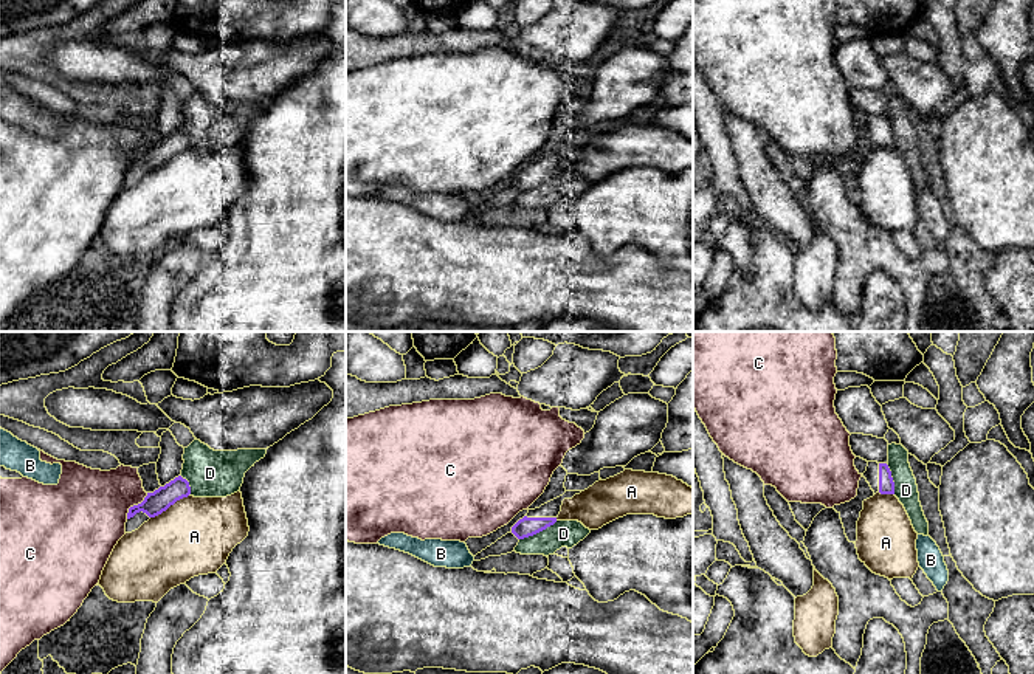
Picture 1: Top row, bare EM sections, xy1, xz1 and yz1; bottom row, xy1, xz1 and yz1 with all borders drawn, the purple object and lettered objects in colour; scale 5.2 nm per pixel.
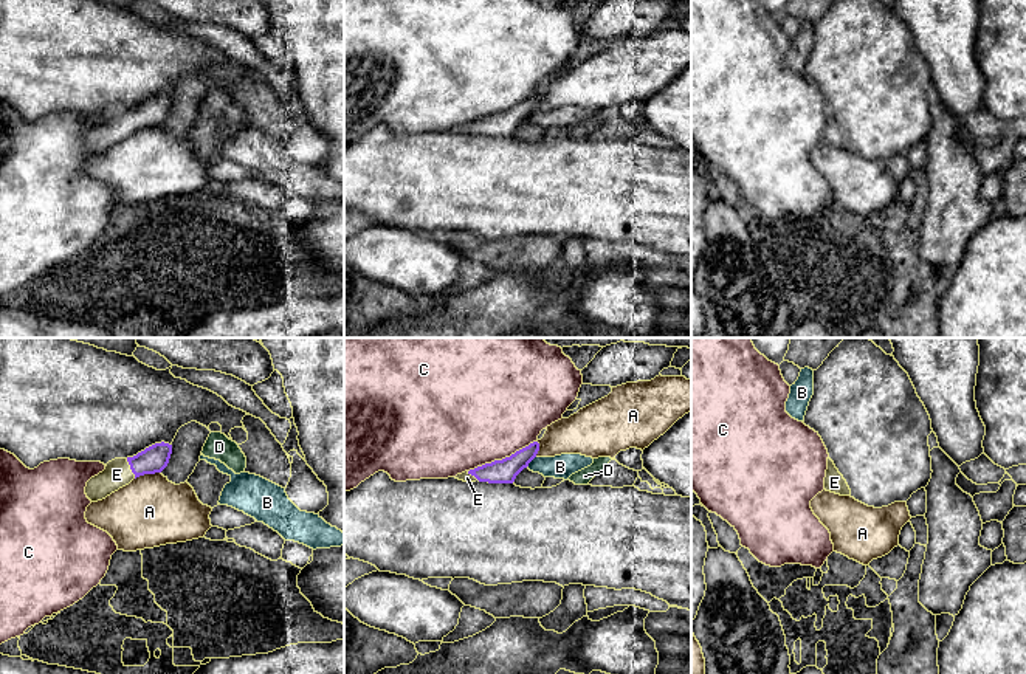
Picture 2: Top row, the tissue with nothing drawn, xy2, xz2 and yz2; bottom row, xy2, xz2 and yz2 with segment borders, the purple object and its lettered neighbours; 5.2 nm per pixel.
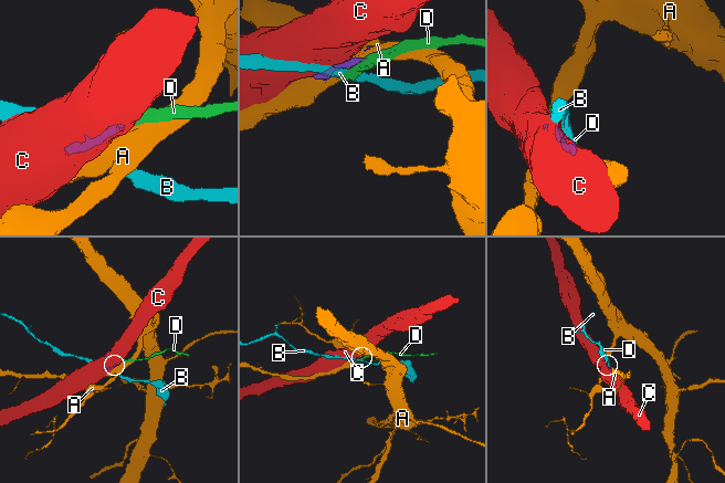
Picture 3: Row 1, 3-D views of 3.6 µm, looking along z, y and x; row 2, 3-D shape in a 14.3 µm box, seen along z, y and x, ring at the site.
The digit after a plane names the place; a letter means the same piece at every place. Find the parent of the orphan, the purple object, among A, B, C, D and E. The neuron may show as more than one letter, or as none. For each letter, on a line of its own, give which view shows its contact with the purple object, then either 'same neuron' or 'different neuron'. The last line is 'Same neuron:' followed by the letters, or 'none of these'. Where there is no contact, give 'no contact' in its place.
A: xy1 | different neuron
B: xz2 | different neuron
C: xz2 | different neuron
D: xz1 | different neuron
E: xy2 | same neuron
Same neuron: E

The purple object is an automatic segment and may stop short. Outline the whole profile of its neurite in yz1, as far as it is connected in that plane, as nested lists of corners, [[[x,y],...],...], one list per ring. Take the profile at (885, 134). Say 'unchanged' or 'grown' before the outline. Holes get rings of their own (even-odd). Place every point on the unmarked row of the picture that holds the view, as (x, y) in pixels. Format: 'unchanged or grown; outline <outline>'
grown; outline [[[868,115],[863,130],[870,136],[874,147],[894,147],[894,135],[887,116]]]

